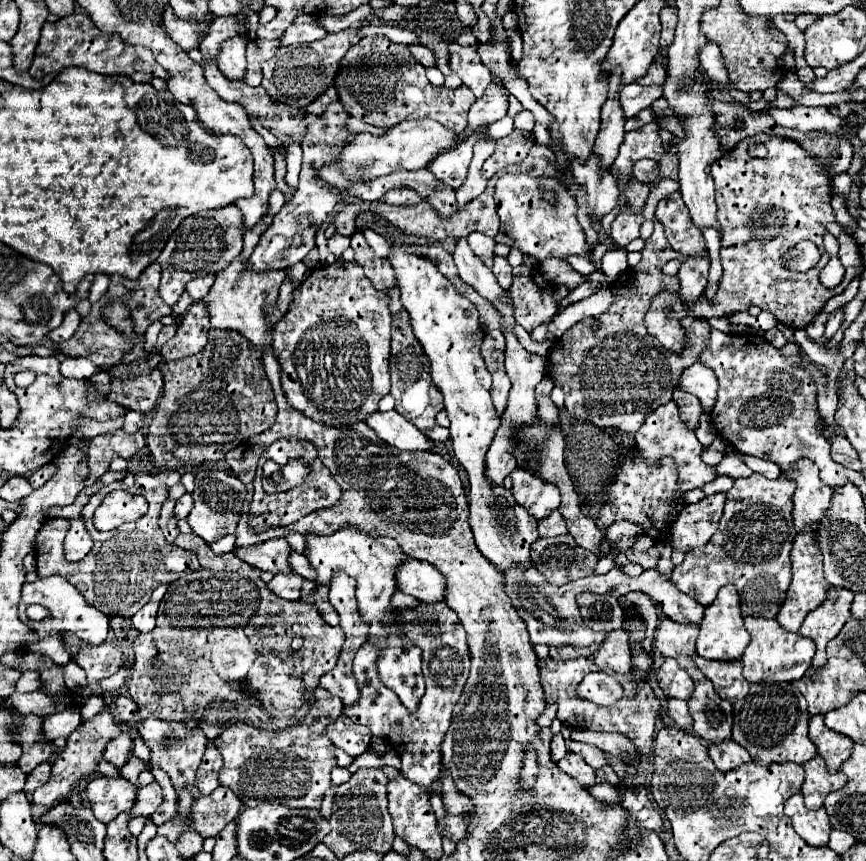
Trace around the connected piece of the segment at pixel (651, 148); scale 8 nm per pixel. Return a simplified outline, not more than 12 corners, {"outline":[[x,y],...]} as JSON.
{"outline":[[658,123],[624,135],[612,171],[632,179],[638,159],[660,161]]}

